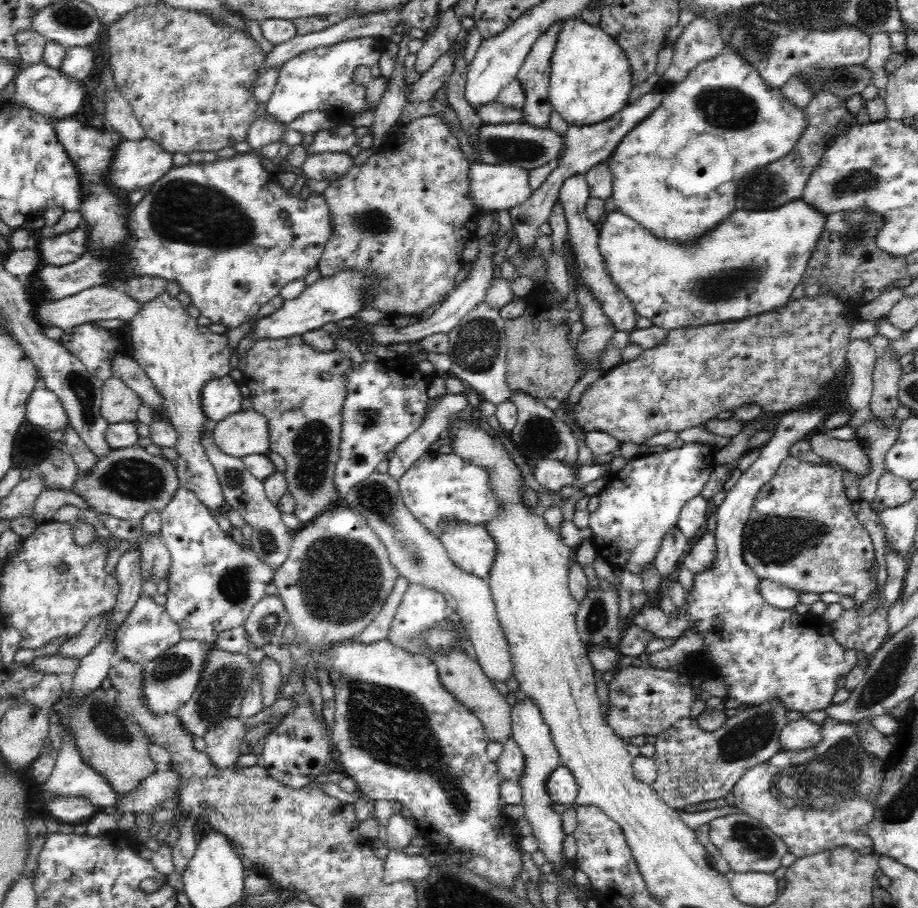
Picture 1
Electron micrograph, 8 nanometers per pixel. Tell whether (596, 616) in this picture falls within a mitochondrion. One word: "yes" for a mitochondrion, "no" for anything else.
yes

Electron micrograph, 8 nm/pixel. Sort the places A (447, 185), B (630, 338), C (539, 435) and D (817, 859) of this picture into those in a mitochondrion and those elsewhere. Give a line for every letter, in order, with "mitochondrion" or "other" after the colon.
A: other
B: other
C: mitochondrion
D: other

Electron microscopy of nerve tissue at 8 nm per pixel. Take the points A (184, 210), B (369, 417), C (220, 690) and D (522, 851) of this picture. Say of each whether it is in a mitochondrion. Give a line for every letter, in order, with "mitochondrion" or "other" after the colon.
A: mitochondrion
B: mitochondrion
C: mitochondrion
D: other

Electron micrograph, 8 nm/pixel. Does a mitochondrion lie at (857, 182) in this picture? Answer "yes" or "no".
yes

